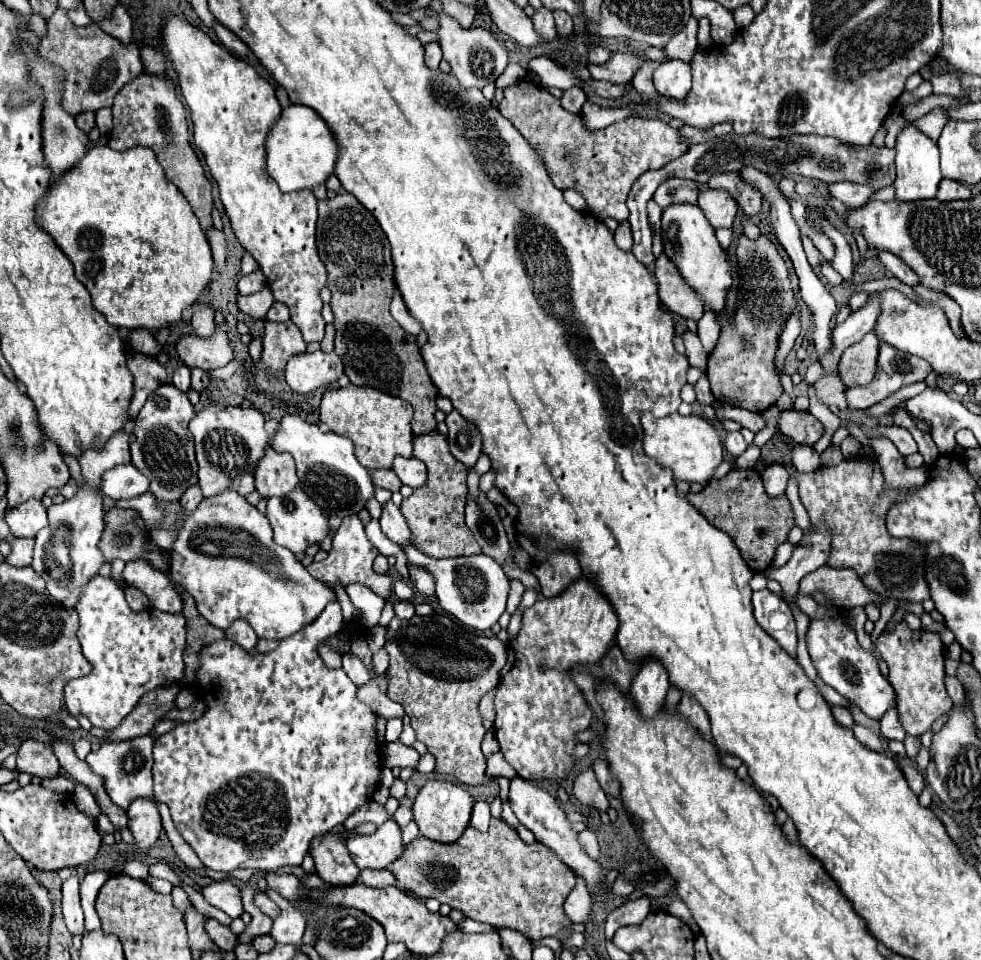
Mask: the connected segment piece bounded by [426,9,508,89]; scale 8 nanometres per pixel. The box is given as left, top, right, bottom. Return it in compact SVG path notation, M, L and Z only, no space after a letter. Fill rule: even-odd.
M428 9L426 15L432 17L432 19L436 19L440 23L440 27L436 31L440 49L444 51L444 59L450 63L452 73L456 75L456 79L460 81L460 85L464 89L470 89L470 87L482 89L484 85L494 83L498 79L498 75L506 69L506 65L508 65L508 51L498 43L498 39L490 31L486 31L482 27L464 29L450 15L436 13L432 9Z

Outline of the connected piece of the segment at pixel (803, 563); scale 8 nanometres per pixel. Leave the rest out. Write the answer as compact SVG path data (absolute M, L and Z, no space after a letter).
M812 527L812 533L798 543L792 559L784 567L780 569L770 567L764 571L768 579L776 579L782 585L786 603L798 607L796 595L800 579L826 563L828 549L830 549L830 531L826 527Z

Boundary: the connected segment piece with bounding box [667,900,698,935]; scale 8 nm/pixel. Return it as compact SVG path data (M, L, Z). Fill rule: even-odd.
M675 900L673 901L667 908L667 911L674 915L675 917L678 917L681 921L684 921L686 925L690 925L694 931L696 931L696 935L698 935L698 927L694 925L694 919L692 919L692 915L686 906L684 902L681 900Z

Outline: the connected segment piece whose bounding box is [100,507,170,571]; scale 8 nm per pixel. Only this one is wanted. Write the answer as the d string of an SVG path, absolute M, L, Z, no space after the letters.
M110 509L106 511L106 529L100 539L100 551L106 561L122 559L122 561L134 561L134 559L146 559L156 569L168 571L170 557L164 549L152 547L148 551L148 535L134 523L134 509Z

